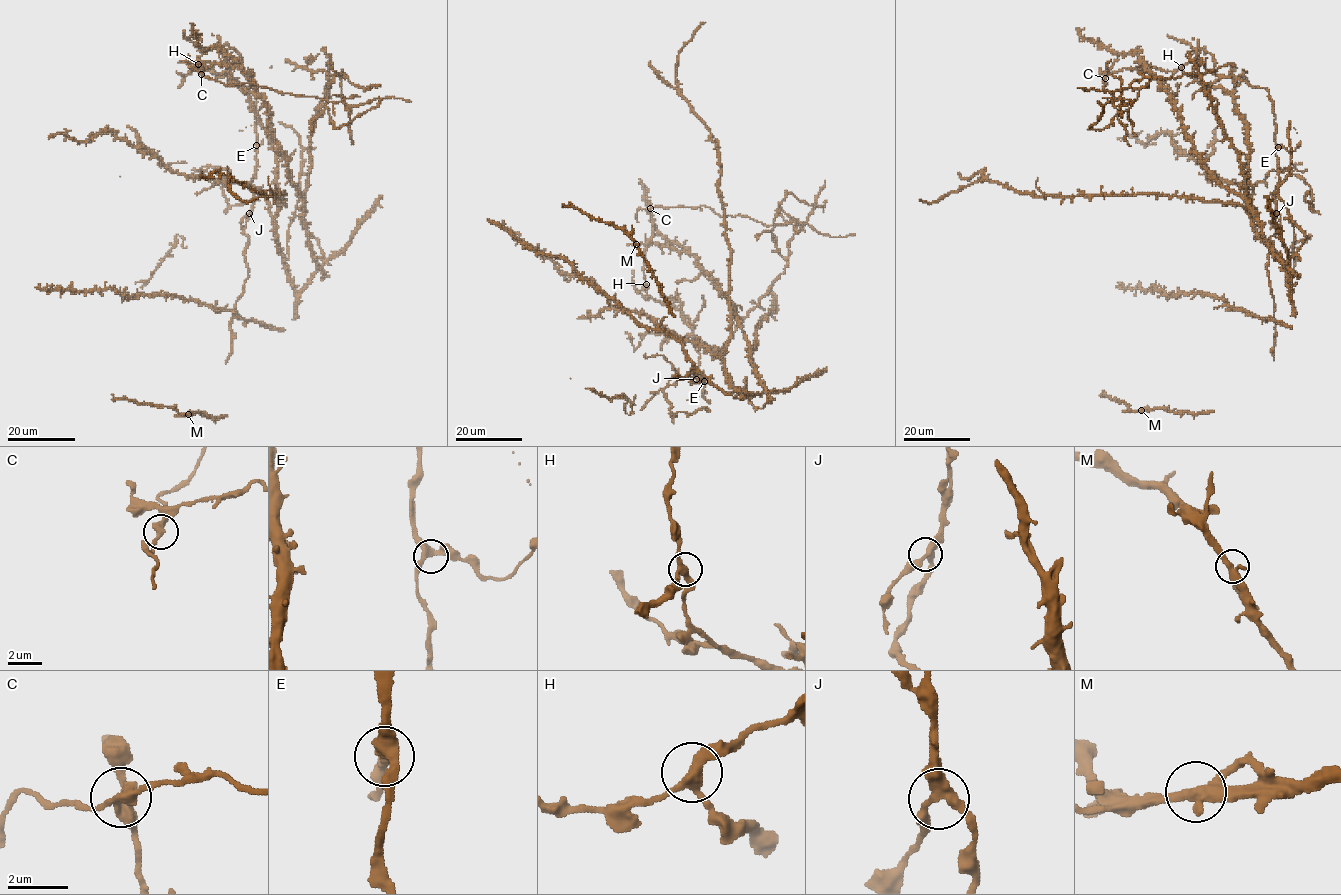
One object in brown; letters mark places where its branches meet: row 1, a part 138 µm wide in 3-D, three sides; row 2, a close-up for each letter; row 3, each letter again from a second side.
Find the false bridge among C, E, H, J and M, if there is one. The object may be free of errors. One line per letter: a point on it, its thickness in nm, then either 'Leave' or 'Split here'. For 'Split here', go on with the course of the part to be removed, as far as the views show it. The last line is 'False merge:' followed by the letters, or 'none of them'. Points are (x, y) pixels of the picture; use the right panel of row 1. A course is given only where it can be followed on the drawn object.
C: Place: (1105, 78). Thickness 280 nm. Split here. Course of the part to remove: (1105, 78), (1103, 89), (1123, 101), (1118, 109), (1134, 100), (1131, 105)
E: Place: (1278, 147). Thickness 360 nm. Leave
H: Place: (1181, 67). Thickness 320 nm. Leave
J: Place: (1276, 213). Thickness 360 nm. Leave
M: Place: (1141, 410). Thickness 320 nm. Leave
False merge: C

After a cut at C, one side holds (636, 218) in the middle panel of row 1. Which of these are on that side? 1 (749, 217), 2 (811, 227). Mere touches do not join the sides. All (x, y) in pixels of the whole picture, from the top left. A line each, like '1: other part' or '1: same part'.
1: same part
2: same part

